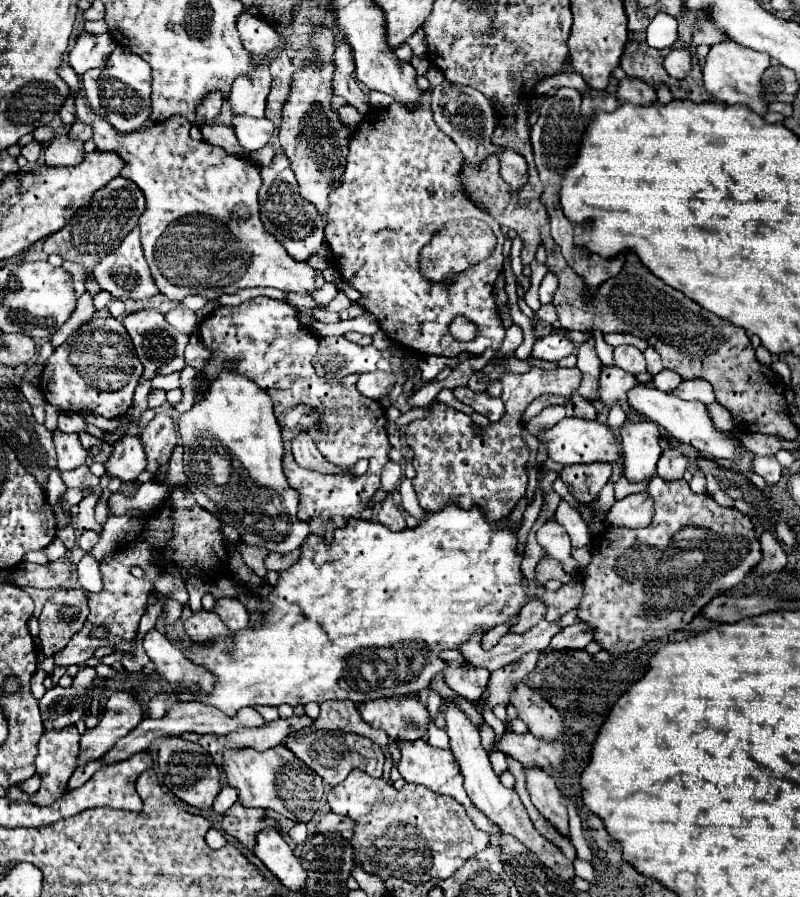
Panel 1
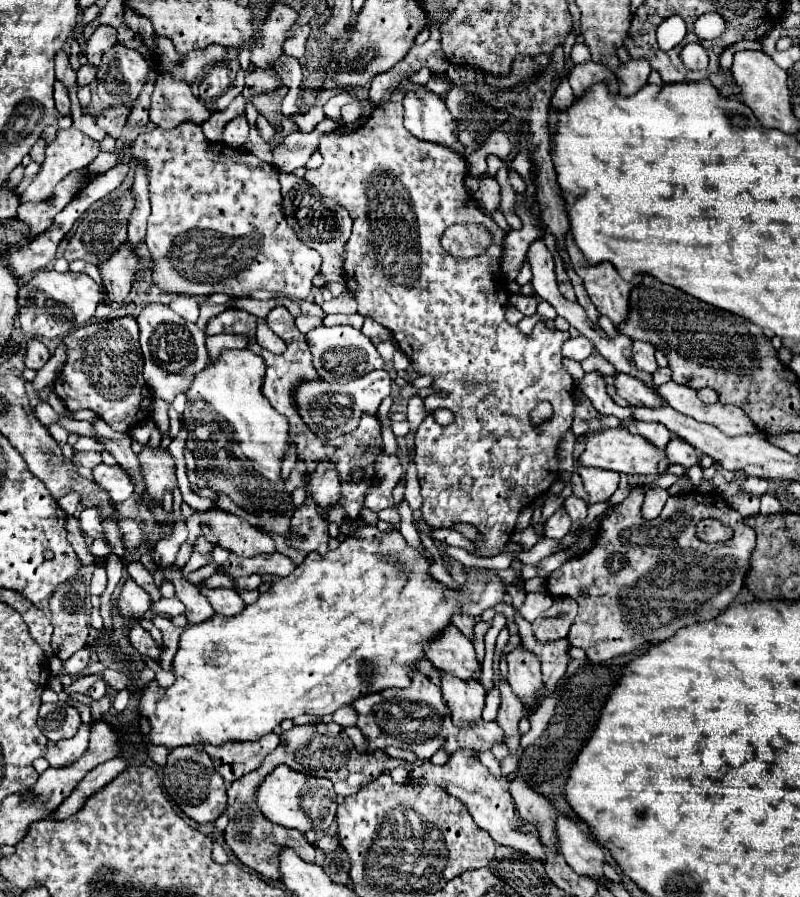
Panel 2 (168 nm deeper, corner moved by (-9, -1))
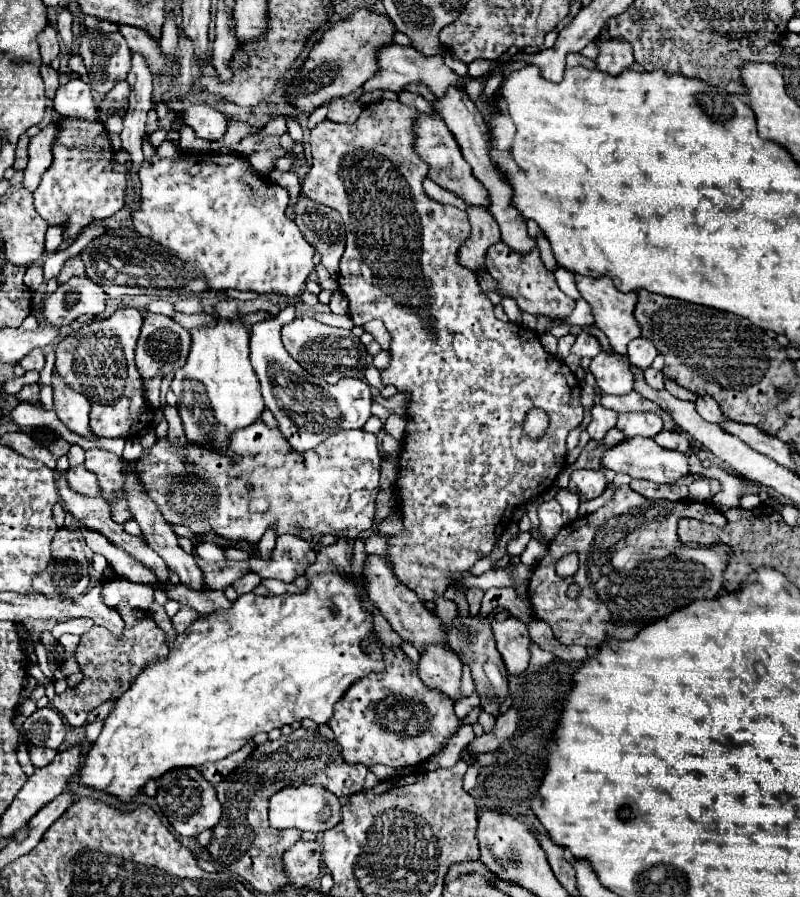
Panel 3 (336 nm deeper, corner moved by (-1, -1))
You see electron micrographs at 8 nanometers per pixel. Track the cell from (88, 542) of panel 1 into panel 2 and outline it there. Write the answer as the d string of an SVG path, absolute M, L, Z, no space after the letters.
M99 557L99 561L94 564L95 569L89 589L91 595L101 595L107 587L107 574L102 564L103 561L104 559Z

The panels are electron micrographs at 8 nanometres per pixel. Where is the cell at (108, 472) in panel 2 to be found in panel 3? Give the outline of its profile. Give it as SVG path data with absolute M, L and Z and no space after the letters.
M85 466L69 468L69 484L79 494L85 494L85 496L101 496L97 474L91 472L91 470L87 470Z

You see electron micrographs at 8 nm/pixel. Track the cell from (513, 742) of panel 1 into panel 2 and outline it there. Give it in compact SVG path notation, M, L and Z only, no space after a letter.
M411 672L411 686L407 688L387 688L383 692L367 694L353 702L357 712L357 728L367 738L367 754L375 750L387 750L389 746L409 750L419 760L429 760L437 750L445 750L451 756L459 748L471 748L475 752L491 750L491 746L503 736L503 730L497 722L479 722L471 730L459 730L453 724L451 714L441 698L439 686L435 686L425 674Z

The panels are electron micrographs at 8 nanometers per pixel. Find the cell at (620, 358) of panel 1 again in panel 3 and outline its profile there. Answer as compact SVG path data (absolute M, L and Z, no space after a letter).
M635 338L635 340L629 342L627 358L631 360L631 364L639 366L641 370L649 368L657 354L659 354L659 352L655 350L655 346L653 346L649 340L645 340L645 338Z

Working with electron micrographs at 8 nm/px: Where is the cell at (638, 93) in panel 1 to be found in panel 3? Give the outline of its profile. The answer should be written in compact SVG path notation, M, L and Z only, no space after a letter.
M611 40L605 44L601 42L599 44L599 58L595 62L601 72L617 76L623 70L629 70L631 64L635 62L633 48L627 42L617 42L617 40Z

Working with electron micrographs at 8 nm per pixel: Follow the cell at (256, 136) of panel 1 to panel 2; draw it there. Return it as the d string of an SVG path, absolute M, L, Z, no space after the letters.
M237 116L231 122L225 124L223 128L223 142L233 146L233 148L241 148L245 144L245 138L249 134L249 124L245 120L245 116Z

